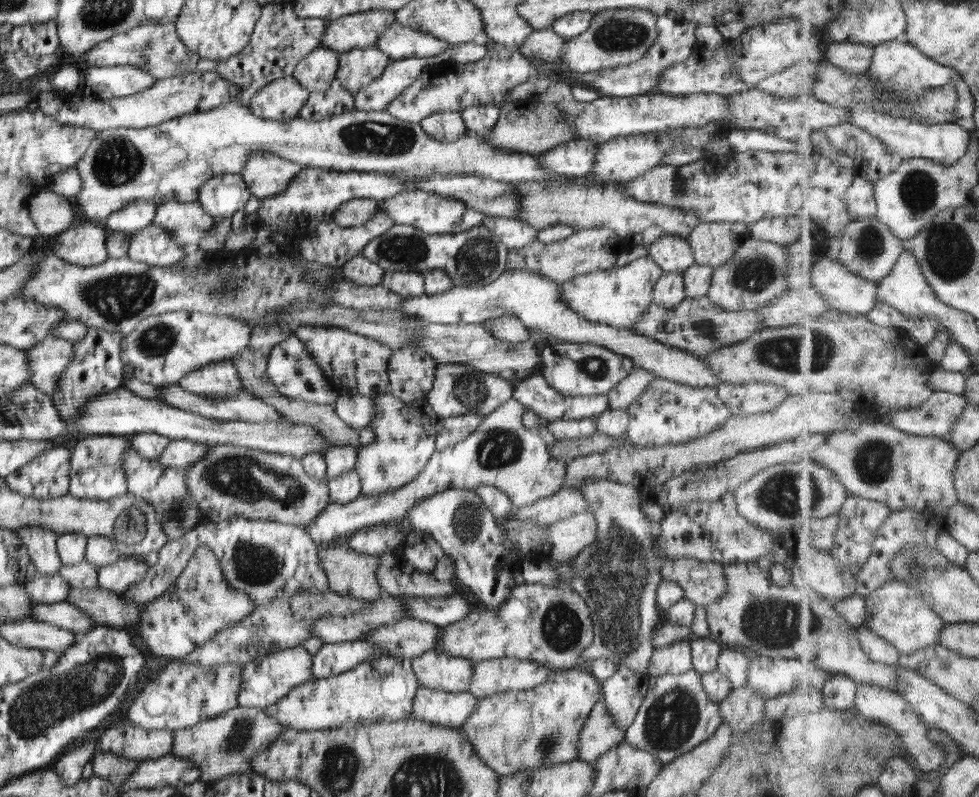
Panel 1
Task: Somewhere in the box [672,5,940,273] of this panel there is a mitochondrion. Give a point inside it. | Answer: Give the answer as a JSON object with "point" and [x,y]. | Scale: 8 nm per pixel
{"point":[918,191]}

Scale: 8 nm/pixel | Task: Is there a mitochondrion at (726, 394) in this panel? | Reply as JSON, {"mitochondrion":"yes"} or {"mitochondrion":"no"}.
{"mitochondrion":"no"}

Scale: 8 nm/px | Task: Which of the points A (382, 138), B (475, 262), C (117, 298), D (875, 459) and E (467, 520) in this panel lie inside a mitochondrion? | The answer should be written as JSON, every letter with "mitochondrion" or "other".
{"A":"mitochondrion","B":"mitochondrion","C":"mitochondrion","D":"mitochondrion","E":"mitochondrion"}

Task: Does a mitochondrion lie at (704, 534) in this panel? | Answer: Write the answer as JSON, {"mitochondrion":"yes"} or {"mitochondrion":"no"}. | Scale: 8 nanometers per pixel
{"mitochondrion":"no"}

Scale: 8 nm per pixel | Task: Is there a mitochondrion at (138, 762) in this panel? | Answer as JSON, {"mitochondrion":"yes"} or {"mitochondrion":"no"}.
{"mitochondrion":"no"}

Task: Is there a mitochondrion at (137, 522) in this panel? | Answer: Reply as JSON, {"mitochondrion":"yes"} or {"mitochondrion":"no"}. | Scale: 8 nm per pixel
{"mitochondrion":"yes"}

